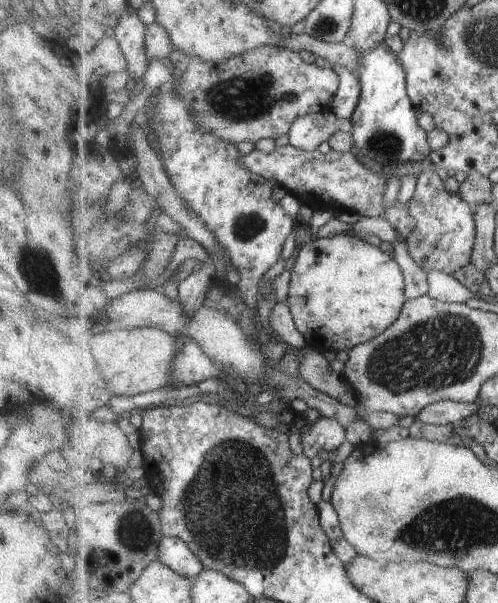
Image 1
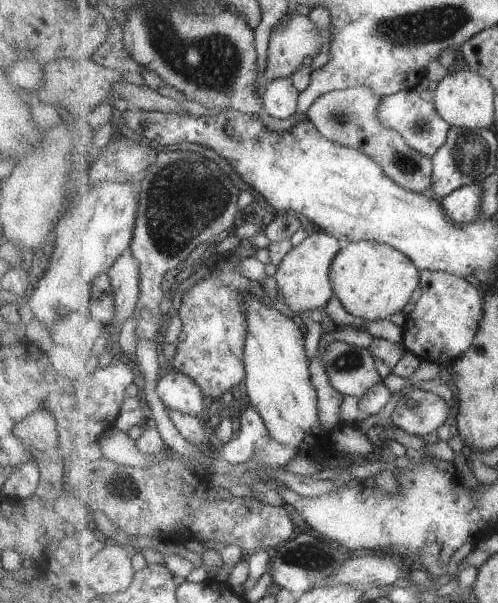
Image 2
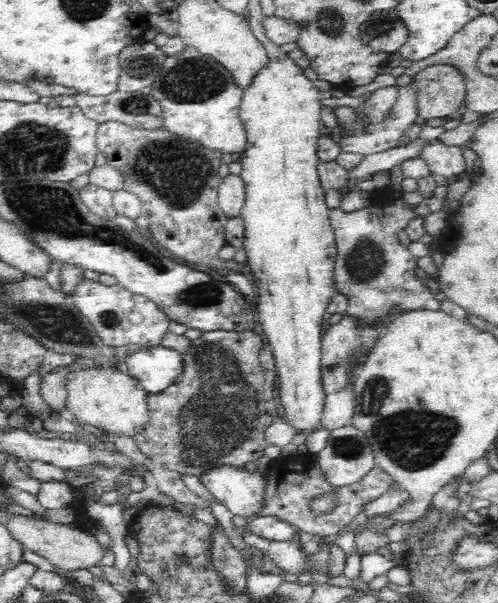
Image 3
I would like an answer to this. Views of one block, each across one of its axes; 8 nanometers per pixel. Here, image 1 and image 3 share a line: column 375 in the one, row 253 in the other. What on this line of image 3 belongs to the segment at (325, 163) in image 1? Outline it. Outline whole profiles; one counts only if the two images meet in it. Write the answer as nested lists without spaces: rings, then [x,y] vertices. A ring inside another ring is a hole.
[[[118,121],[99,125],[96,144],[97,149],[105,154],[106,163],[124,175],[123,189],[140,199],[140,214],[150,220],[151,238],[186,262],[202,264],[218,271],[215,268],[222,264],[219,251],[227,244],[225,232],[229,220],[218,204],[218,191],[223,179],[218,175],[222,153],[202,147],[199,143],[172,134],[166,129],[136,129]]]

